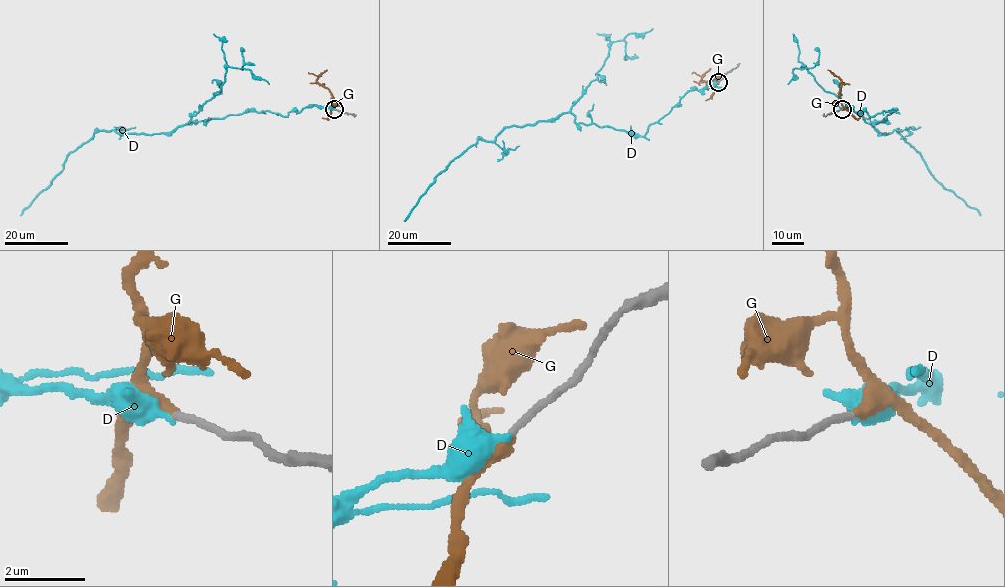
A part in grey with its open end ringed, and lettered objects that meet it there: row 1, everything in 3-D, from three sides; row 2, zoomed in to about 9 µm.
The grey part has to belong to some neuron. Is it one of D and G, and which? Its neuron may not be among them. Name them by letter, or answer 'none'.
G

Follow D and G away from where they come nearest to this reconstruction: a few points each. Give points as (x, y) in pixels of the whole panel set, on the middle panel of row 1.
D: (718, 82), (689, 91), (643, 136), (576, 123), (570, 113), (505, 127), (447, 166), (404, 221)
G: (718, 82), (700, 82), (711, 68)

